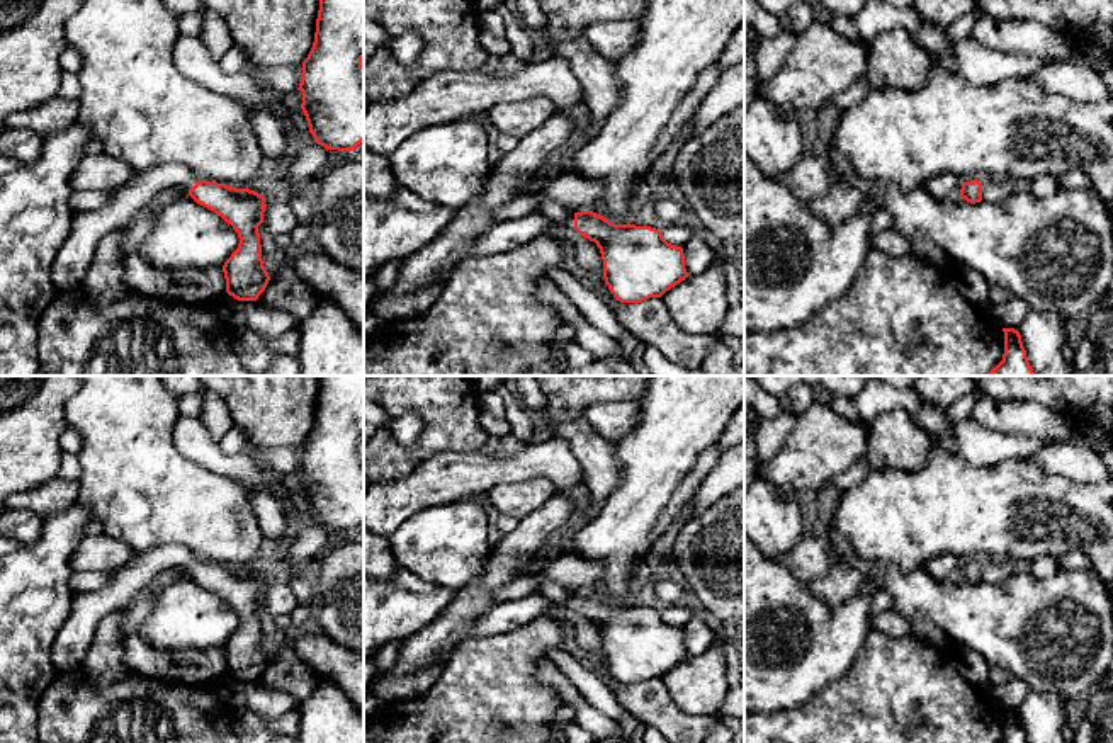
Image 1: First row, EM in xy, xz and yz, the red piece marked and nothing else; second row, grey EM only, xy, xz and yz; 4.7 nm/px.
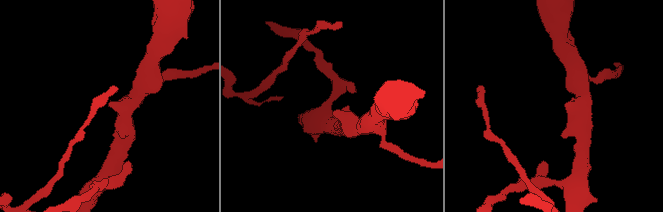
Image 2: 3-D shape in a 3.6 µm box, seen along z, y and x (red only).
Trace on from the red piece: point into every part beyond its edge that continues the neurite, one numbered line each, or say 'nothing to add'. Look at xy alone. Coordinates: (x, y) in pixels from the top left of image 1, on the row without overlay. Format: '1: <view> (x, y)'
1: xy (131, 580)

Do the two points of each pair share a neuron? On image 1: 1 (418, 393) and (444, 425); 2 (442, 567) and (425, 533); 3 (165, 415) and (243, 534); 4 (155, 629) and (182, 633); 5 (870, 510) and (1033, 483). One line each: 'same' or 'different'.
1: same
2: same
3: same
4: same
5: same

